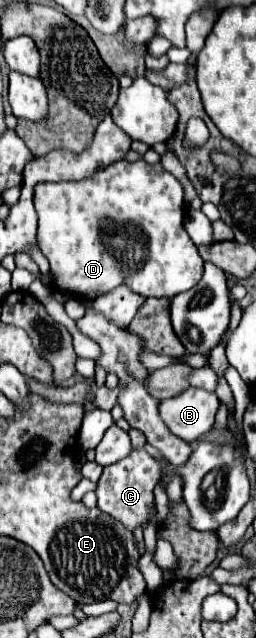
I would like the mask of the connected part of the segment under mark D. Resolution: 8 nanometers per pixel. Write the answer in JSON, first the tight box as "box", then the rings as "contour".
{"box":[35,160,203,298],"contour":[[[119,160],[113,162],[107,168],[97,170],[97,174],[77,180],[77,182],[47,182],[47,184],[37,184],[35,186],[35,210],[39,216],[39,230],[37,230],[37,246],[43,252],[43,256],[49,260],[51,264],[51,272],[49,272],[49,284],[55,290],[67,292],[75,298],[99,298],[103,294],[109,294],[111,290],[115,290],[117,286],[129,286],[129,290],[135,290],[135,294],[141,294],[145,298],[149,296],[157,296],[157,298],[173,298],[181,292],[187,292],[189,288],[193,288],[201,276],[203,276],[203,258],[197,252],[197,246],[193,244],[193,240],[189,238],[185,224],[183,224],[183,206],[185,206],[185,192],[181,182],[167,172],[161,164],[147,164],[145,160],[137,160],[137,162],[127,162],[127,160]]]}

